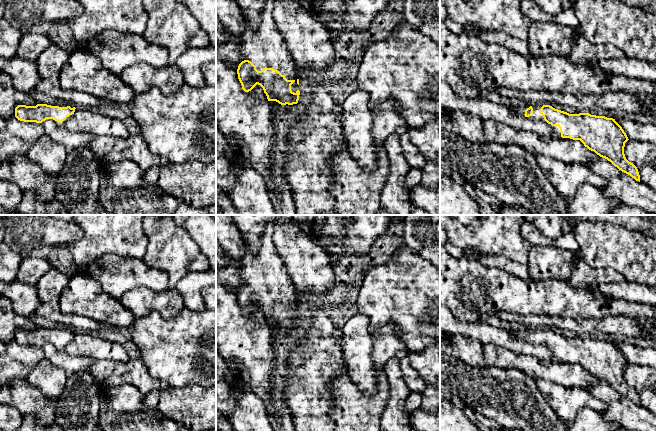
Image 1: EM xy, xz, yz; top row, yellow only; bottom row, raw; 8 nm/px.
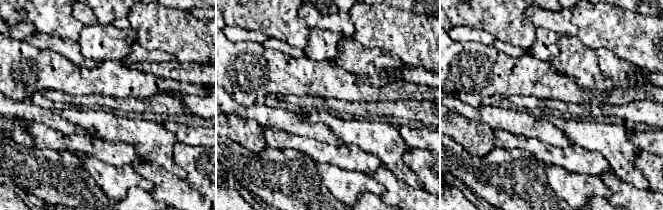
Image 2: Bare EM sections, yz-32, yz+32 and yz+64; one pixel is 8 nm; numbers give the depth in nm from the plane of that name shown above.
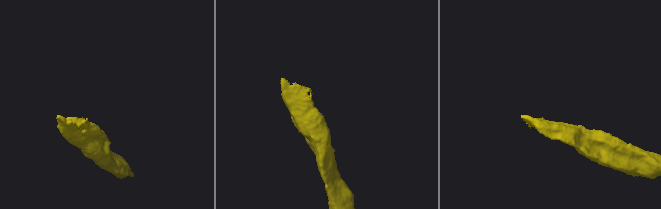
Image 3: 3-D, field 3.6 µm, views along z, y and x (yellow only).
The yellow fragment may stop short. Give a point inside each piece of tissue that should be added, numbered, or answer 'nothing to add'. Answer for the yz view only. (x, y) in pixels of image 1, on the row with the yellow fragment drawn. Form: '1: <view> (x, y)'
1: yz (520, 108)

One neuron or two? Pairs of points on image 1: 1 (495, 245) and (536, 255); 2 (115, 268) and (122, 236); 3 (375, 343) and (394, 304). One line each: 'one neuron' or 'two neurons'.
1: two neurons
2: two neurons
3: two neurons

